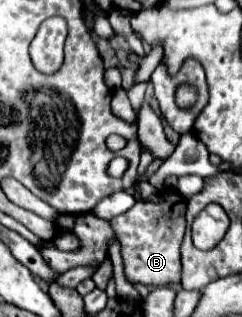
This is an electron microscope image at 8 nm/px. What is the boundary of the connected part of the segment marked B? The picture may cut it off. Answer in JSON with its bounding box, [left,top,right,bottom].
[111,189,187,287]

